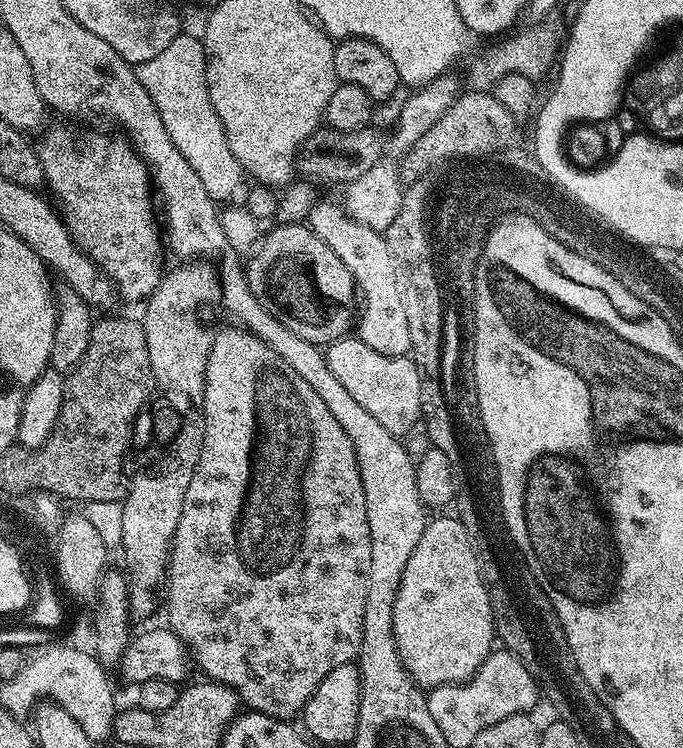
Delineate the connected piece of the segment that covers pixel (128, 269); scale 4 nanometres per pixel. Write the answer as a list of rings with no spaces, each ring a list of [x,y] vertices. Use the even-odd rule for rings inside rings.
[[[56,124],[53,128],[45,127],[43,129],[44,137],[39,141],[35,141],[34,147],[38,156],[38,162],[42,166],[42,174],[44,175],[44,184],[46,188],[52,191],[51,199],[58,205],[58,211],[64,218],[64,225],[70,230],[70,234],[74,238],[74,242],[88,255],[91,260],[100,267],[100,271],[116,285],[116,290],[121,301],[123,300],[140,300],[147,301],[152,295],[155,288],[160,285],[160,277],[162,275],[162,267],[160,268],[160,240],[162,244],[162,224],[152,213],[152,204],[154,208],[154,185],[150,175],[150,169],[144,162],[144,157],[132,147],[127,139],[116,136],[96,136],[92,140],[92,144],[80,144],[80,140],[67,128],[64,124]]]

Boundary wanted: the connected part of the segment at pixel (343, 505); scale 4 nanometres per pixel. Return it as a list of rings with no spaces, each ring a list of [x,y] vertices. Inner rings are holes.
[[[228,326],[225,332],[220,332],[214,336],[207,352],[207,368],[204,373],[204,402],[202,405],[204,409],[204,441],[202,442],[202,454],[198,458],[198,466],[194,470],[194,478],[190,478],[190,486],[186,490],[186,502],[182,502],[182,518],[178,518],[178,530],[172,539],[172,551],[166,577],[166,608],[168,604],[166,624],[188,649],[195,667],[197,664],[205,672],[203,675],[207,679],[216,680],[220,684],[233,688],[245,709],[292,722],[303,713],[306,702],[310,702],[314,690],[318,690],[322,678],[326,678],[326,674],[330,674],[330,670],[343,664],[353,663],[360,655],[362,614],[366,610],[366,586],[370,578],[370,522],[366,522],[366,494],[362,494],[362,478],[350,438],[346,436],[342,426],[338,426],[338,422],[334,422],[334,414],[330,414],[330,410],[326,410],[322,398],[318,398],[318,394],[314,394],[314,390],[310,390],[310,382],[306,382],[306,378],[298,378],[298,374],[294,374],[290,370],[290,366],[286,366],[286,362],[282,358],[278,358],[278,354],[274,354],[274,350],[270,350],[266,346],[266,342],[262,342],[252,332],[245,332],[239,326]]]

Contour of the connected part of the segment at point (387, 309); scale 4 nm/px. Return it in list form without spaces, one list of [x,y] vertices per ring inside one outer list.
[[[321,199],[317,202],[310,210],[306,223],[314,235],[322,238],[322,242],[326,242],[326,246],[330,246],[330,250],[334,250],[334,254],[338,254],[342,262],[346,262],[352,279],[356,281],[357,289],[362,293],[362,307],[359,309],[358,323],[354,328],[358,339],[366,342],[370,350],[378,350],[378,354],[409,355],[409,327],[397,300],[396,288],[393,287],[393,271],[390,270],[387,244],[383,235],[354,219],[344,209],[343,203],[336,201],[335,204],[332,200]]]

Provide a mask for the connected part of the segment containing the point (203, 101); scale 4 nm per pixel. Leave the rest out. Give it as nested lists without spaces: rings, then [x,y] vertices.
[[[187,34],[176,36],[174,42],[162,50],[162,54],[138,65],[136,77],[142,86],[146,86],[146,94],[150,94],[162,118],[162,126],[166,126],[166,134],[170,134],[170,142],[178,146],[182,158],[190,162],[198,178],[205,184],[206,194],[210,194],[214,201],[223,202],[236,191],[239,193],[242,169],[238,158],[234,158],[234,150],[230,150],[230,142],[226,142],[222,118],[218,118],[214,102],[210,102],[203,39],[196,37],[195,40]]]

